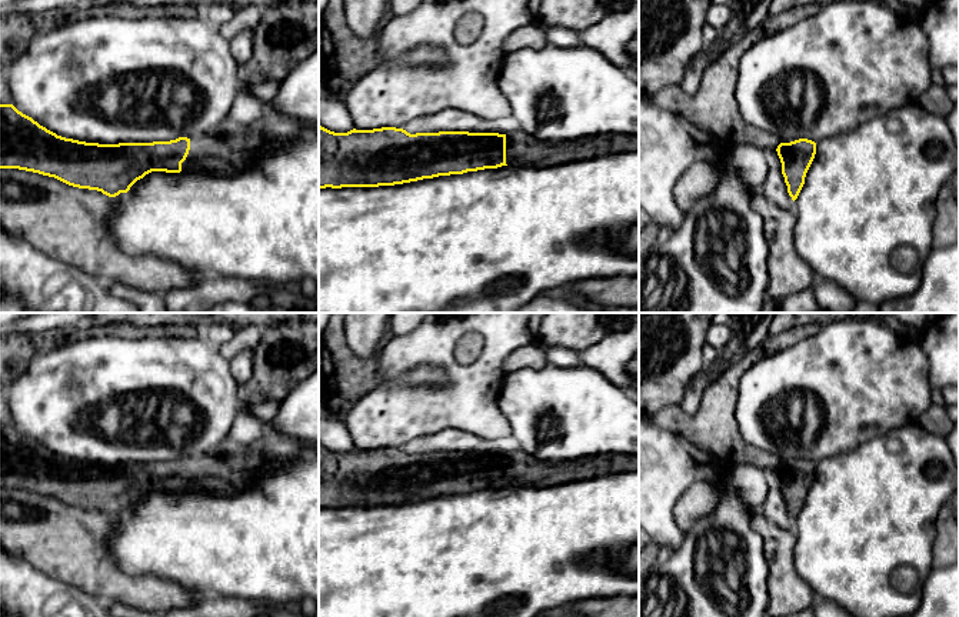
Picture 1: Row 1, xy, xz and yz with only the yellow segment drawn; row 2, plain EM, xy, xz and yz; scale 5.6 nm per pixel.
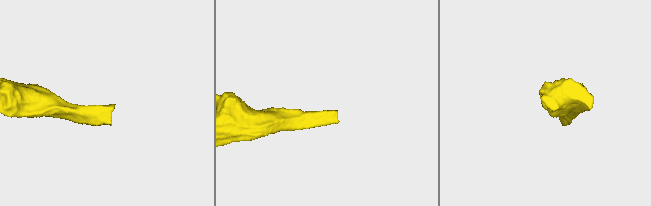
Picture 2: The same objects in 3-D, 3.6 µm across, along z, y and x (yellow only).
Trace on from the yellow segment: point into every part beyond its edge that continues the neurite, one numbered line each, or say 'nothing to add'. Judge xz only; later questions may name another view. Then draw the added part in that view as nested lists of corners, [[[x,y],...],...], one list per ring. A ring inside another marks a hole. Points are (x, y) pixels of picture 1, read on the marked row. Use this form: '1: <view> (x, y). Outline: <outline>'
1: xz (522, 149). Outline: [[[520,129],[506,134],[507,166],[562,164],[633,151],[639,151],[639,134],[596,134],[557,143],[537,140]]]

